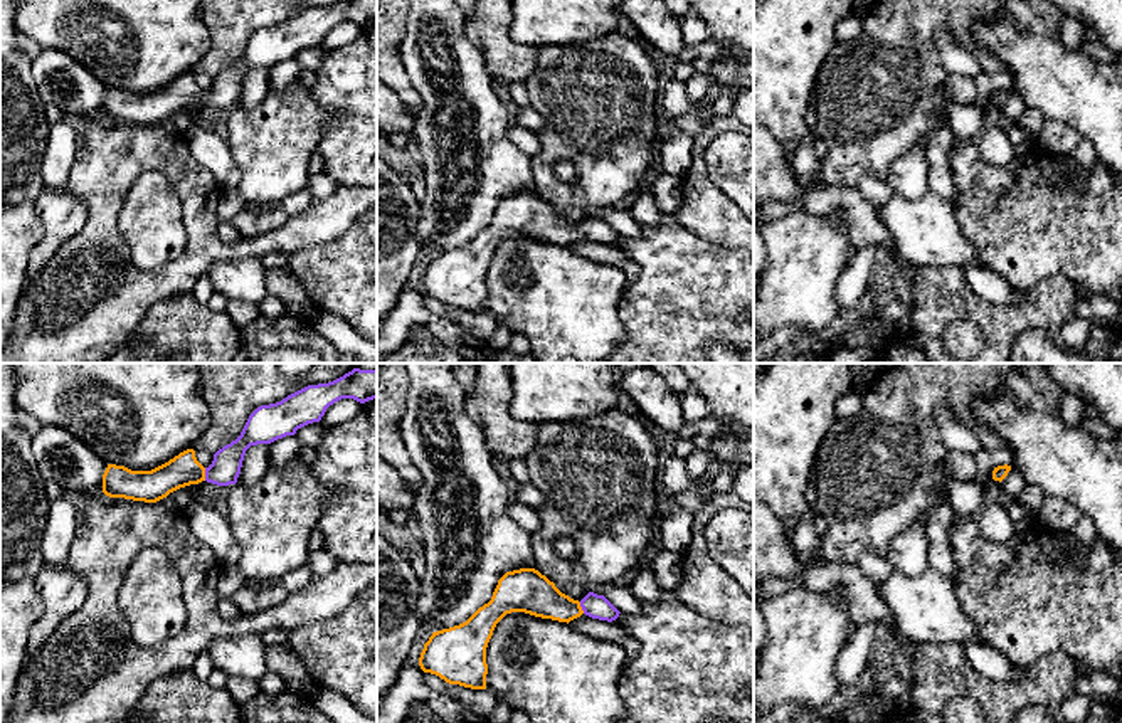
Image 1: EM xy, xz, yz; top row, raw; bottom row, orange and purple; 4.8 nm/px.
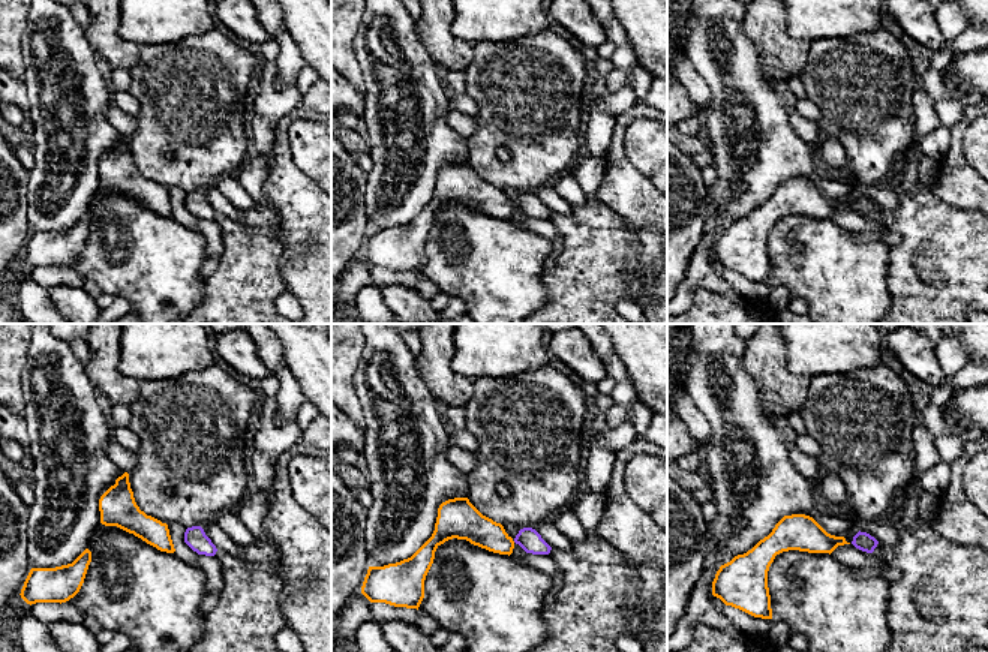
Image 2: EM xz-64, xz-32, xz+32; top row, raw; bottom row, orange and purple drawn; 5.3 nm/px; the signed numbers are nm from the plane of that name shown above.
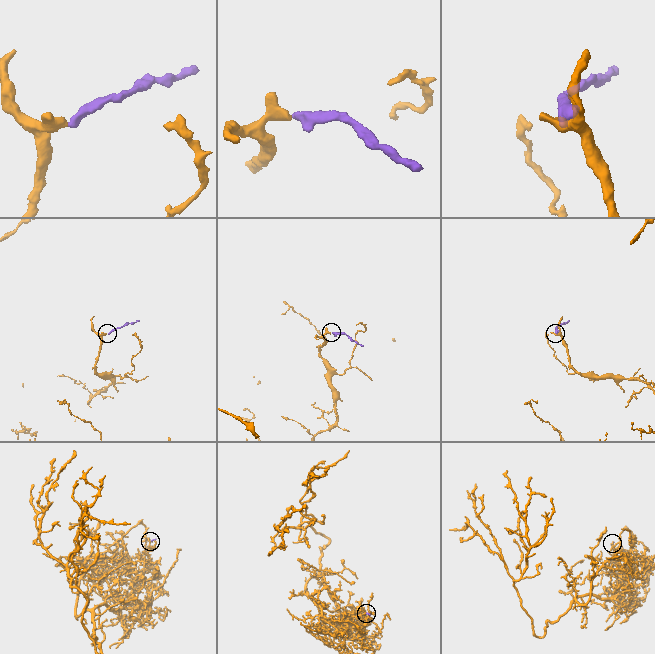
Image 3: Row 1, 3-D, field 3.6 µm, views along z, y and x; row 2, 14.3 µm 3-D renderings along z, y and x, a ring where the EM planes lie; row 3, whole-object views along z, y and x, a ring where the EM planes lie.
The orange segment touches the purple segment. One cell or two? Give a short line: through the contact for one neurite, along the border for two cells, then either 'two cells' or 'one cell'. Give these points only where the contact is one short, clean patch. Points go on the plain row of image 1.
xy (184, 93), (204, 98), (216, 96), (227, 84) | one cell

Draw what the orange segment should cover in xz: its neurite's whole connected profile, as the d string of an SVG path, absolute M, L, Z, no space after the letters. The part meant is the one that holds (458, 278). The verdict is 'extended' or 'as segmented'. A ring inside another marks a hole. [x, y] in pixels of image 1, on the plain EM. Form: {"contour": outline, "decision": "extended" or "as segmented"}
{"contour": "M535 192L506 195L491 224L466 245L432 256L419 281L421 293L449 308L486 313L486 271L496 247L511 235L567 247L582 237L607 245L621 237L604 219L594 215L580 225L570 222Z", "decision": "extended"}

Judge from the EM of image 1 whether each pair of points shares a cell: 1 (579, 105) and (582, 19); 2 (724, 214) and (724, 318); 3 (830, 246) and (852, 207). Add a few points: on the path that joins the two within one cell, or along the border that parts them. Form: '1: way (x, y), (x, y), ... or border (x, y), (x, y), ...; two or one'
1: border (616, 31), (576, 44), (542, 47); two
2: border (688, 229), (735, 249); two
3: border (806, 209), (840, 211), (852, 253); two

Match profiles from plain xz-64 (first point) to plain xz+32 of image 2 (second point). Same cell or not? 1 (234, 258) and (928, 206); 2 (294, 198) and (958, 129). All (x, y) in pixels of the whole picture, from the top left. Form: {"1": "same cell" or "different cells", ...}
{"1": "same cell", "2": "same cell"}

